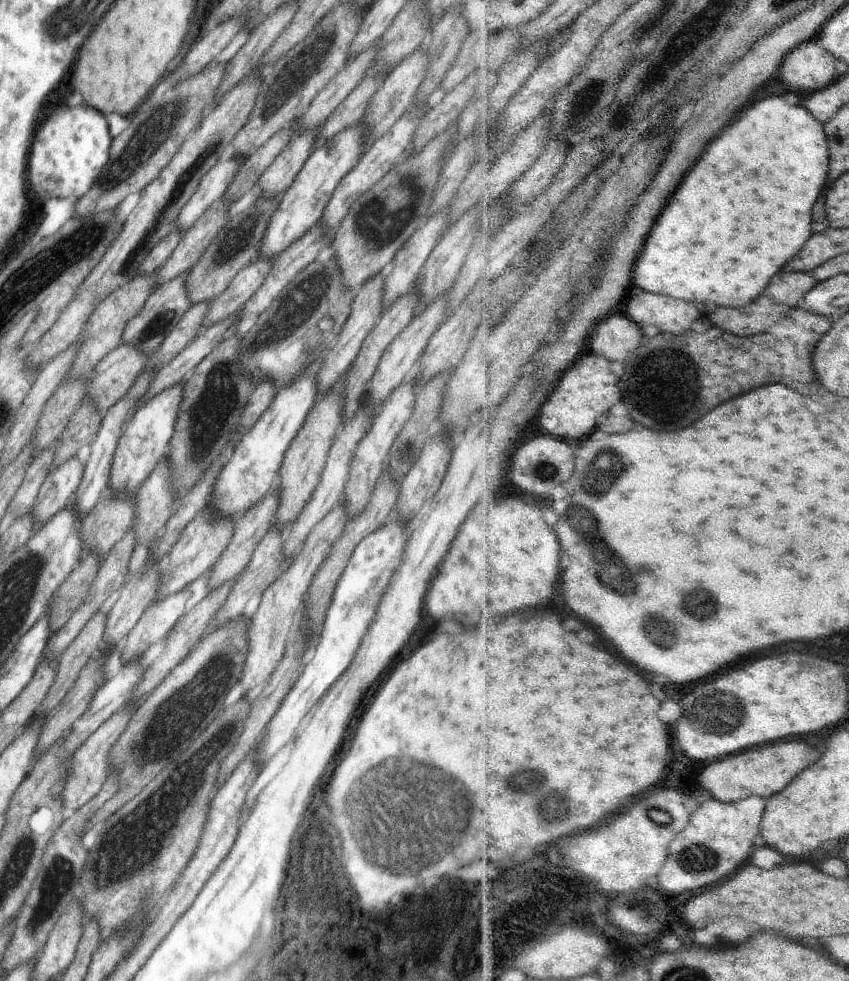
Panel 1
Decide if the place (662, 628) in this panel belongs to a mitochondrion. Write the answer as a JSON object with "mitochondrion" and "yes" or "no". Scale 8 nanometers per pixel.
{"mitochondrion":"yes"}

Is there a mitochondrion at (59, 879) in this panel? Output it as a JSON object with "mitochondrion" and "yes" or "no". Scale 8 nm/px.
{"mitochondrion":"yes"}

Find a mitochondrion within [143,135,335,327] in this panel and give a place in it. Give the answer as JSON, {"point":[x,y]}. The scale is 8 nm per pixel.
{"point":[237,240]}

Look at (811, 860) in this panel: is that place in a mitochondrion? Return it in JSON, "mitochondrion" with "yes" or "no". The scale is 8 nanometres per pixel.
{"mitochondrion":"no"}

